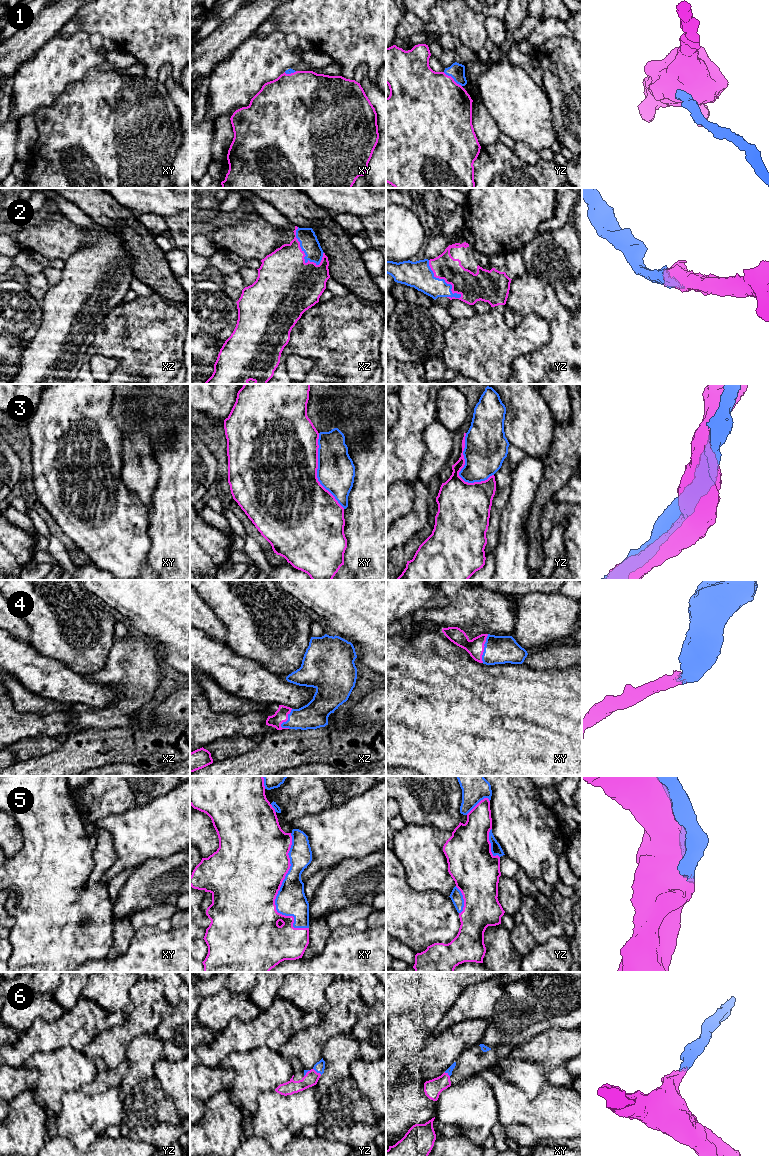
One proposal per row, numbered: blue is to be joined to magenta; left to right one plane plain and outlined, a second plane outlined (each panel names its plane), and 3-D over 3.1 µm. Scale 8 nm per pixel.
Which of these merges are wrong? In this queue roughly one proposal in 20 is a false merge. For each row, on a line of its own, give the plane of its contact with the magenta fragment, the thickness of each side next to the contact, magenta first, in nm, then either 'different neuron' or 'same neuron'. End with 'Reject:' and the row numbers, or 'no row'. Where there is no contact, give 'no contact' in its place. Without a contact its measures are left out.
1: meets magenta in yz; 500 nm thick on the magenta side, 130 nm on the other; same neuron
2: meets magenta in yz; 220 nm thick on the magenta side, 220 nm on the other; same neuron
3: meets magenta in yz; 280 nm thick on the magenta side, 340 nm on the other; same neuron
4: meets magenta in xz; 110 nm thick on the magenta side, 220 nm on the other; same neuron
5: meets magenta in xy; 500 nm thick on the magenta side, 240 nm on the other; same neuron
6: meets magenta in yz; 120 nm thick on the magenta side, 90 nm on the other; same neuron
Reject: no row

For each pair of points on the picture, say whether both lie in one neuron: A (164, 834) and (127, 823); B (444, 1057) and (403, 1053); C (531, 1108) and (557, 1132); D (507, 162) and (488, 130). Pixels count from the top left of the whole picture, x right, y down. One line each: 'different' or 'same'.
A: same
B: same
C: same
D: different

